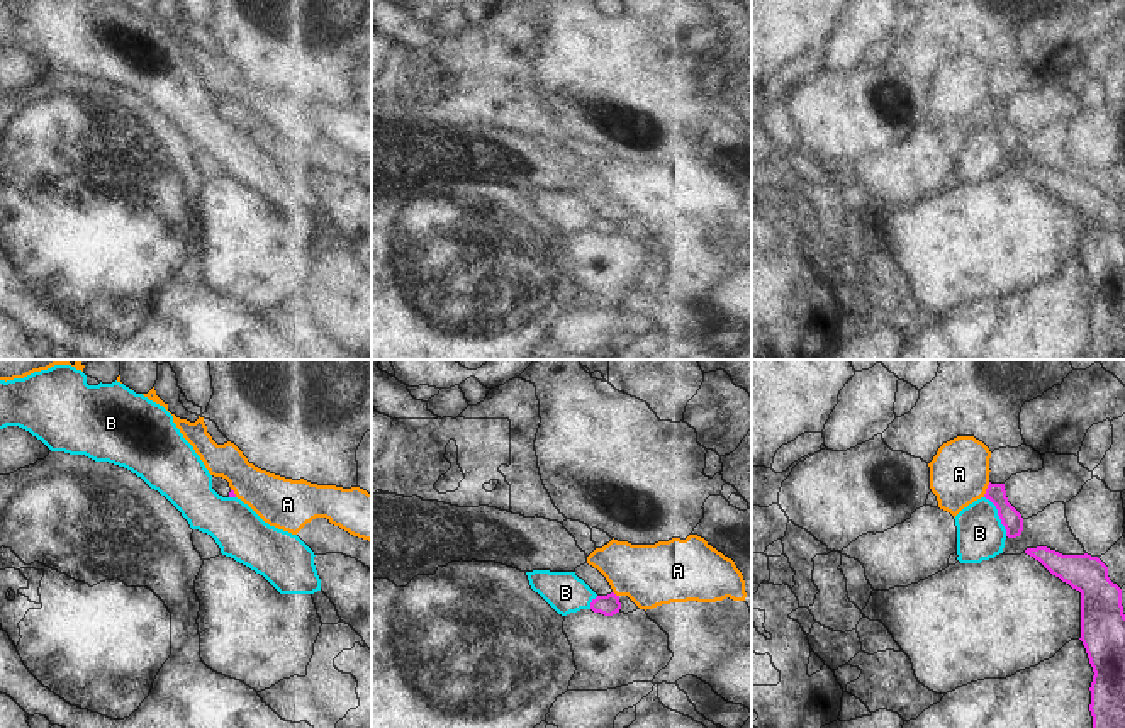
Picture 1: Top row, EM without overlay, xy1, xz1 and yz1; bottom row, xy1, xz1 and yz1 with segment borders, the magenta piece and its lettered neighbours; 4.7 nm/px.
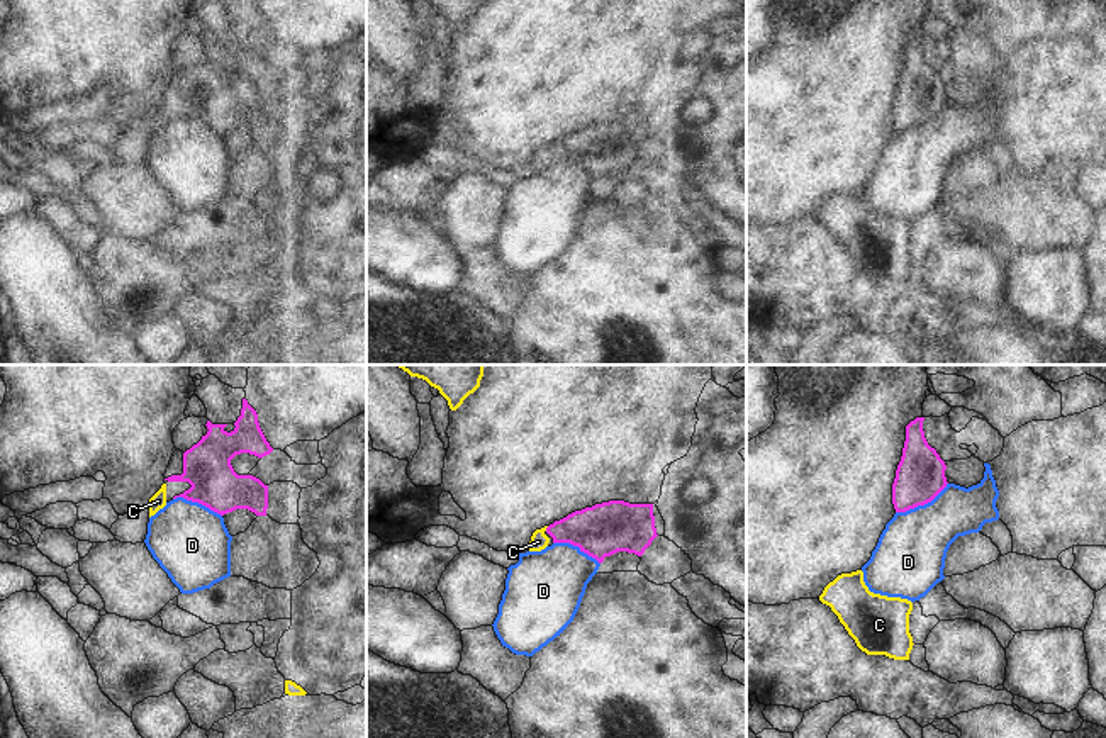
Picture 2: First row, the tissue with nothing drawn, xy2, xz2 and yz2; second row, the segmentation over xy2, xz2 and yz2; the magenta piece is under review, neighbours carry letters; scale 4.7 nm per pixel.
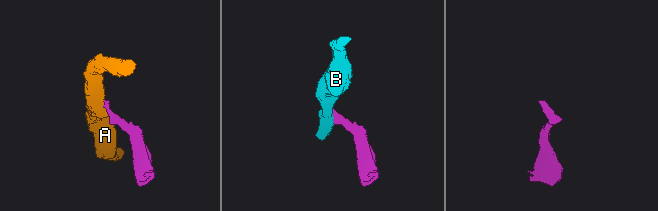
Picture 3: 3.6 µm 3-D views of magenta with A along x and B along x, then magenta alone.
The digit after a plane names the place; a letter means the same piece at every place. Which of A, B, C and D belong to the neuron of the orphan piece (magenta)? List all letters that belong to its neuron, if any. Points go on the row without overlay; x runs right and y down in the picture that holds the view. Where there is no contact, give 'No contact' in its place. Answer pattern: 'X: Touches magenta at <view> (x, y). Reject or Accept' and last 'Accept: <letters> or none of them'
A: Touches magenta at yz1 (986, 109). Reject
B: Touches magenta at yz1 (998, 134). Reject
C: Touches magenta at xz2 (547, 148). Accept
D: Touches magenta at yz2 (921, 124). Reject
Accept: C

